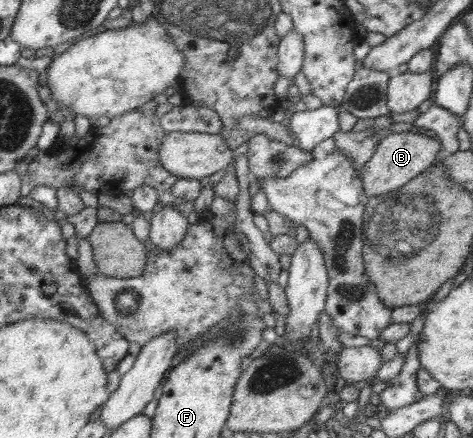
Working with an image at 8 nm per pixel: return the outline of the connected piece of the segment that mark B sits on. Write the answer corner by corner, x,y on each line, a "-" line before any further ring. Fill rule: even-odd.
415,129
390,133
377,143
373,157
370,157
369,161
365,163
360,174
362,189
369,200
387,196
393,190
400,189
409,180
429,169
441,155
443,155
441,140
431,133

